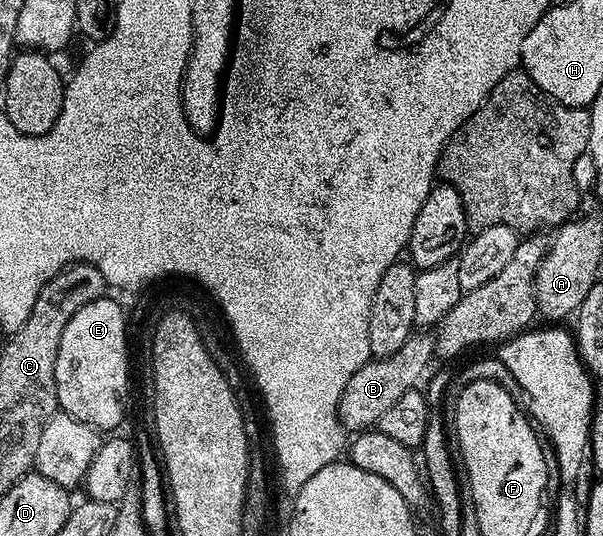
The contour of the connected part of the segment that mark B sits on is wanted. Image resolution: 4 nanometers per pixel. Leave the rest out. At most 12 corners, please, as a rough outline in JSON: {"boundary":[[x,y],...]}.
{"boundary":[[411,335],[348,379],[338,421],[366,432],[427,376],[436,341]]}

